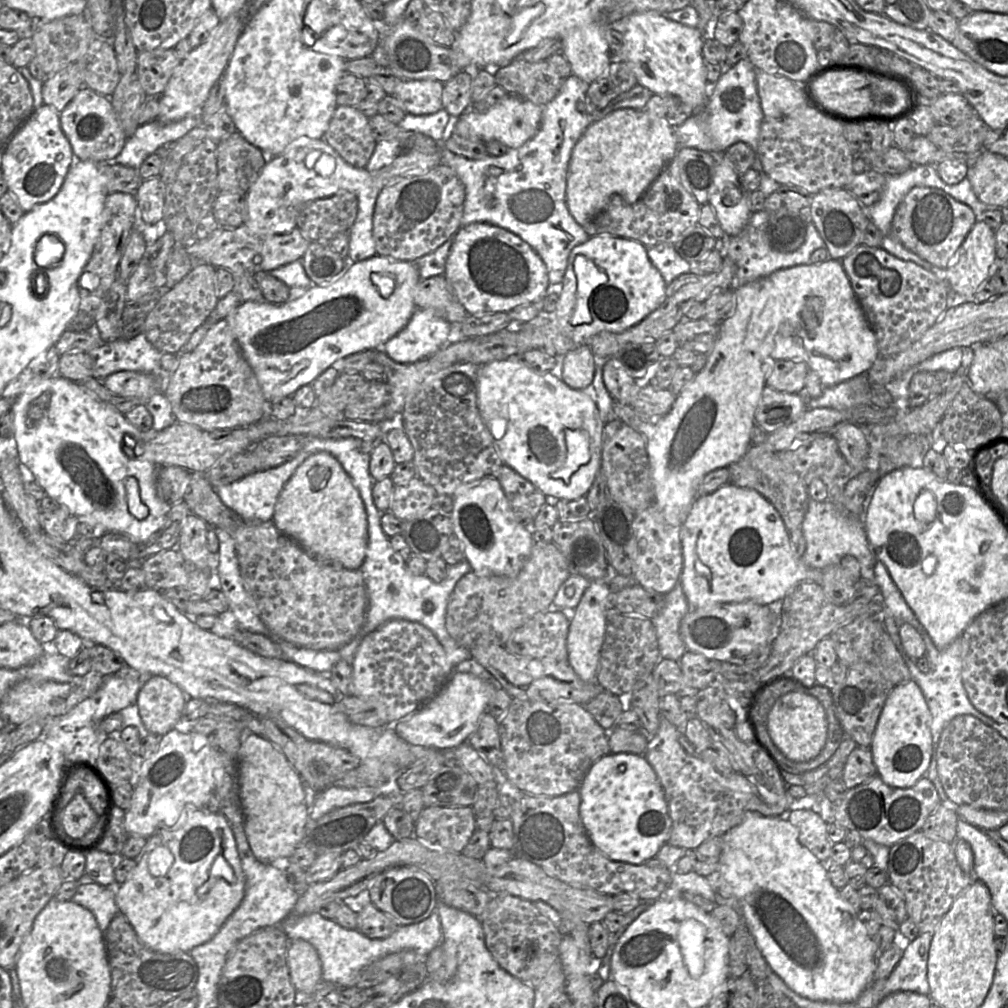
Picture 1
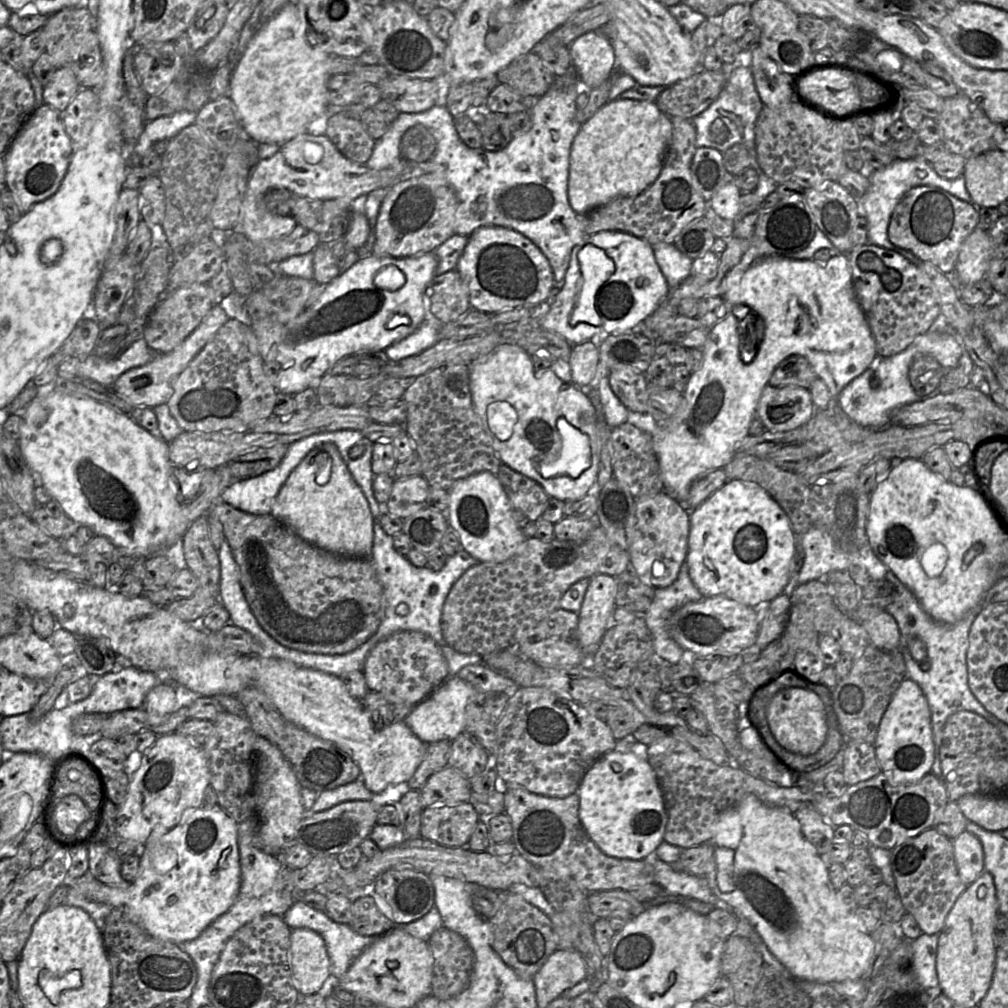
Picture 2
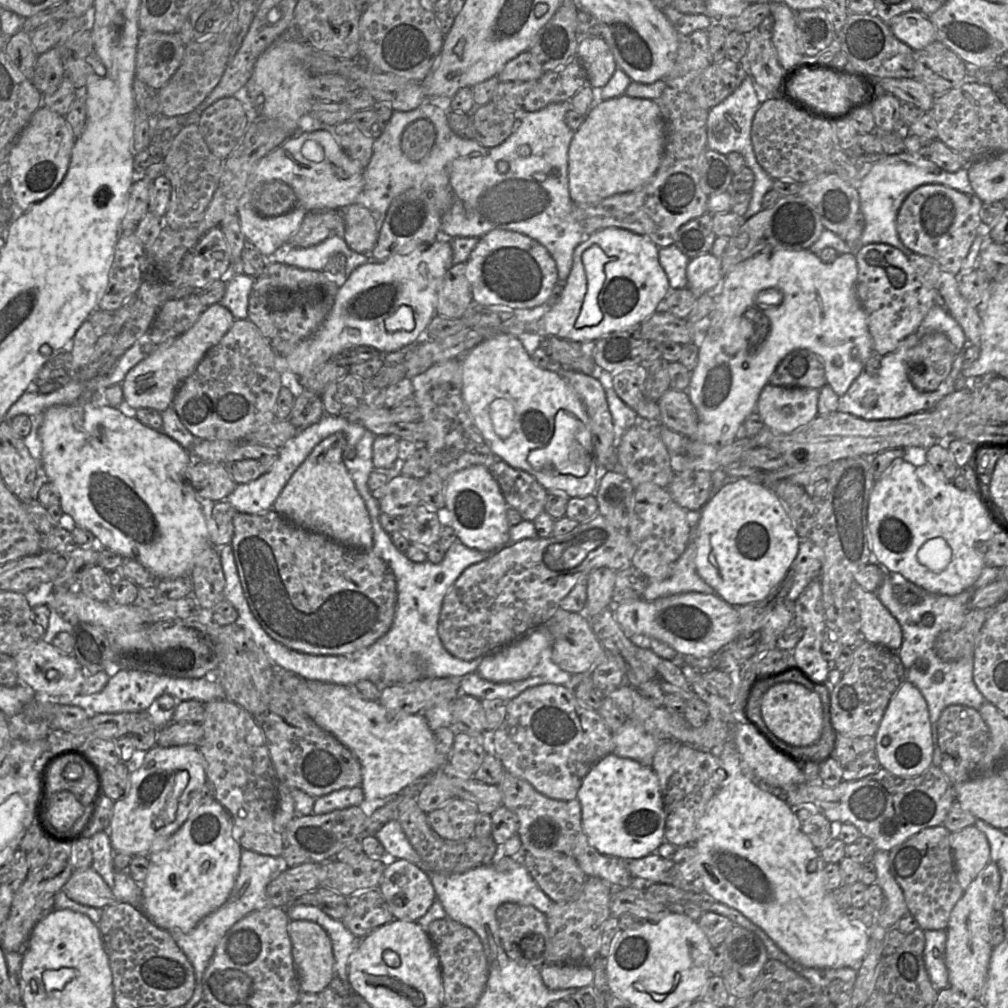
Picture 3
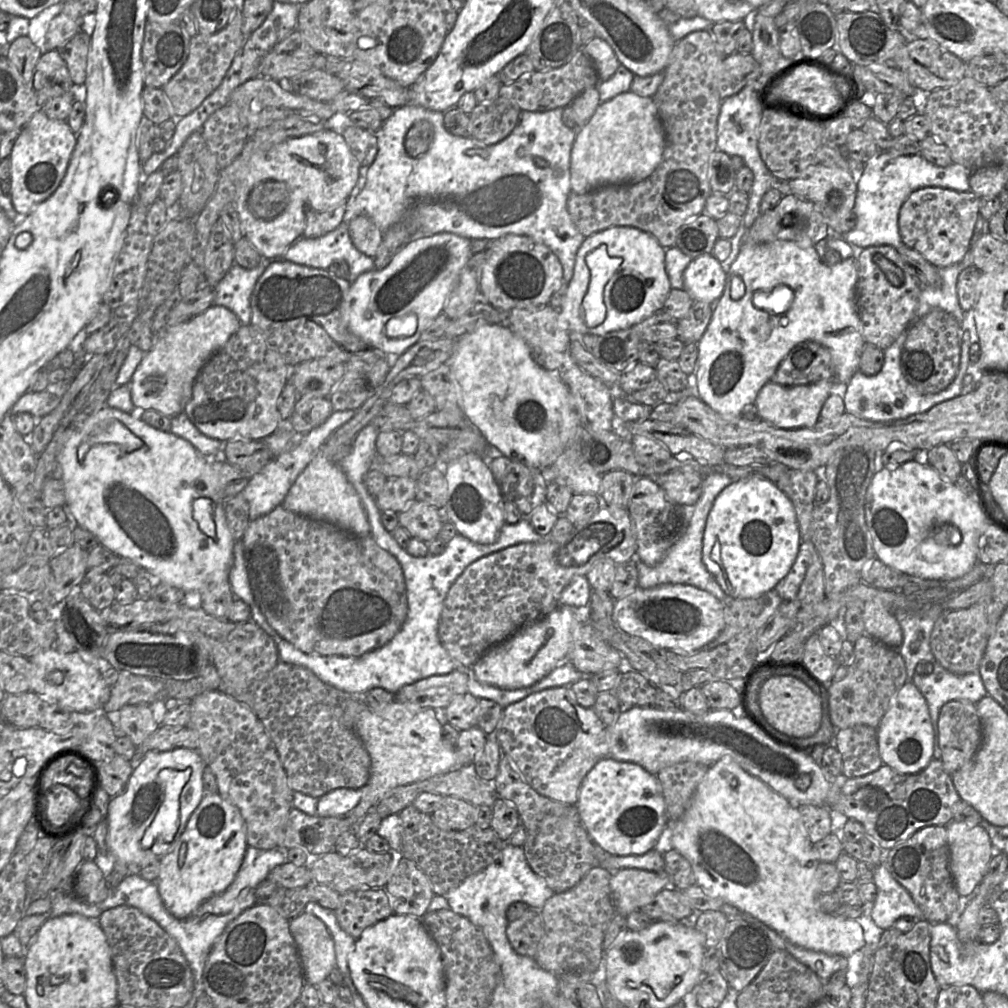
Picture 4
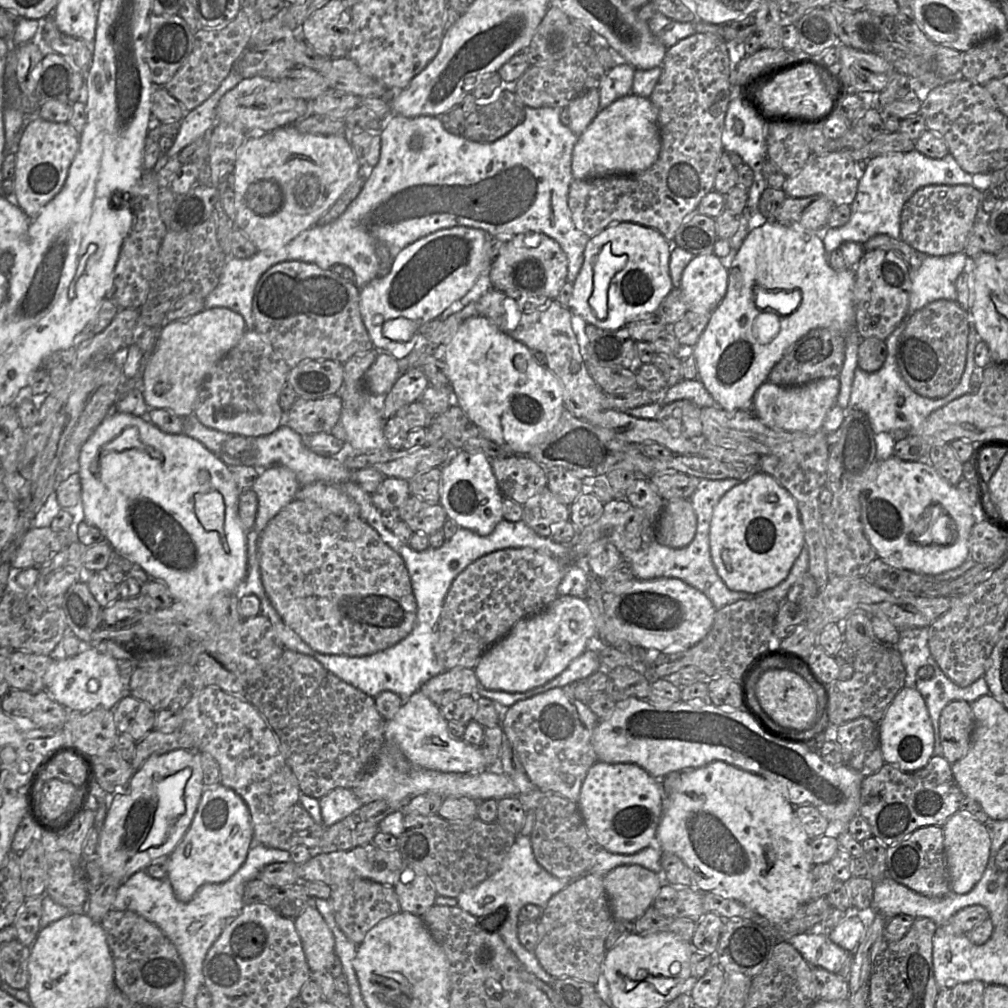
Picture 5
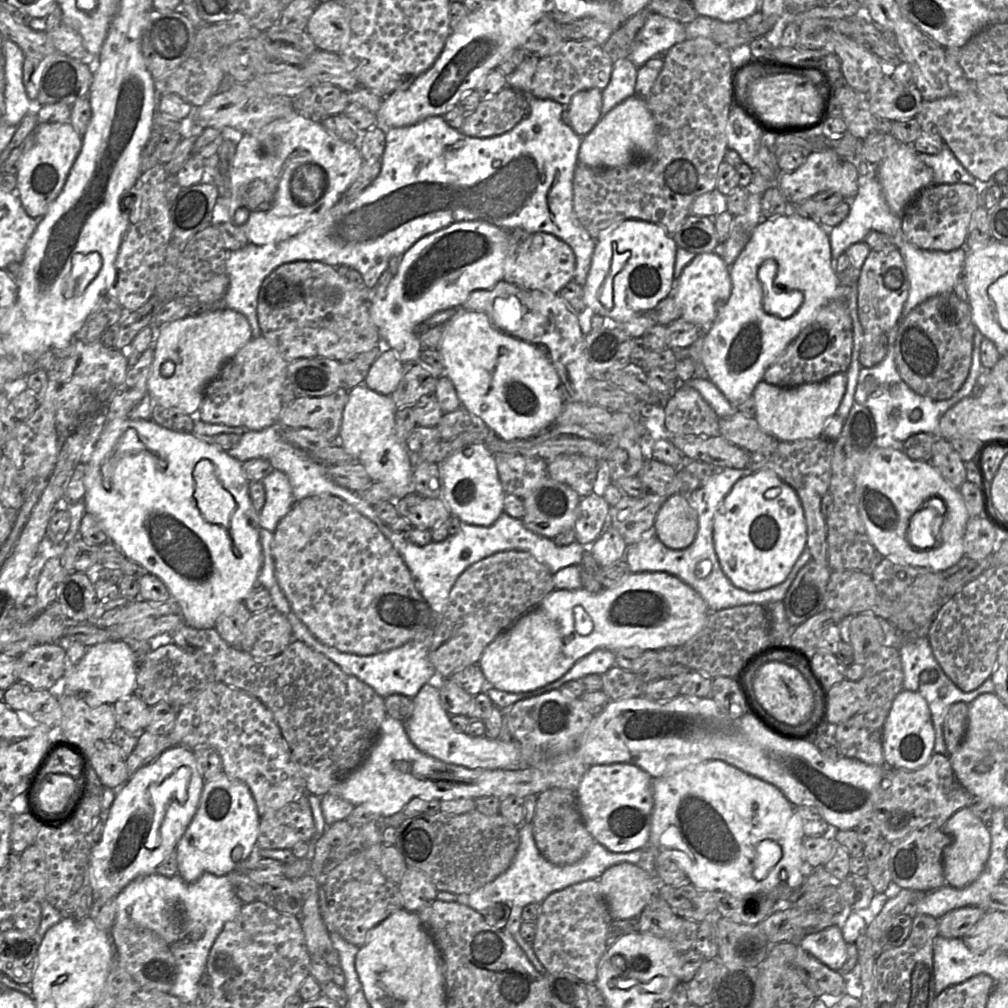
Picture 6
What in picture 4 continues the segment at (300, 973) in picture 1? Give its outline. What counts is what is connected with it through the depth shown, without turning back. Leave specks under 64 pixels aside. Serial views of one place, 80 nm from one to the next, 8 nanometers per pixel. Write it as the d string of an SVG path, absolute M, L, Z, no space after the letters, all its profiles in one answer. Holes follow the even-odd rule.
M302 912L289 921L306 984L317 986L336 966L333 938L322 920Z

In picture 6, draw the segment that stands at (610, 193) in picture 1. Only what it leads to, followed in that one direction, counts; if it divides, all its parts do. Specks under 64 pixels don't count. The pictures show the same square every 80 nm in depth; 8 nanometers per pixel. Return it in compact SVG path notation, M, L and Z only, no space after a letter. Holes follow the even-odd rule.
M631 96L603 115L594 128L581 139L578 164L593 168L624 166L636 159L653 154L656 148L656 129L653 115L645 98Z

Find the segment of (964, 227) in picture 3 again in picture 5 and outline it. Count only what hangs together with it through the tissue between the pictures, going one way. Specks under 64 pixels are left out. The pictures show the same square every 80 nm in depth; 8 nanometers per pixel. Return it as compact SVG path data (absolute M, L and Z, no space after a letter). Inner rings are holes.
M929 185L916 191L904 204L900 217L901 240L929 256L964 252L976 221L982 192L972 185Z

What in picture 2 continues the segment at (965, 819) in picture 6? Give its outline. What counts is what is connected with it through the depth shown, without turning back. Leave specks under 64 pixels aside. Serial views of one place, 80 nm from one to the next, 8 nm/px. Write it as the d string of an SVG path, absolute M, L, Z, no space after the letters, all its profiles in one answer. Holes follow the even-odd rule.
M966 830L952 840L958 873L962 881L969 885L985 870L982 843Z

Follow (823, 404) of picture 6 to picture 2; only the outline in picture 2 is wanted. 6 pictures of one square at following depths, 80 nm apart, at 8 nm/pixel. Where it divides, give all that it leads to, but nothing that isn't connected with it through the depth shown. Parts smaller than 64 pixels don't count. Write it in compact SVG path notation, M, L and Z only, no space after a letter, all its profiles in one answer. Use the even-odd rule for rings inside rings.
M766 385L761 394L756 415L765 431L785 432L806 423L816 413L809 389L798 386Z

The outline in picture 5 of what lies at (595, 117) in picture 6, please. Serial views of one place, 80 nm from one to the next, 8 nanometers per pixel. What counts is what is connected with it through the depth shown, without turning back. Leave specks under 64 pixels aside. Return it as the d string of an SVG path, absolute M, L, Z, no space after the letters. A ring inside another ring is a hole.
M599 89L586 90L576 96L567 106L570 130L579 136L593 121L600 110Z

